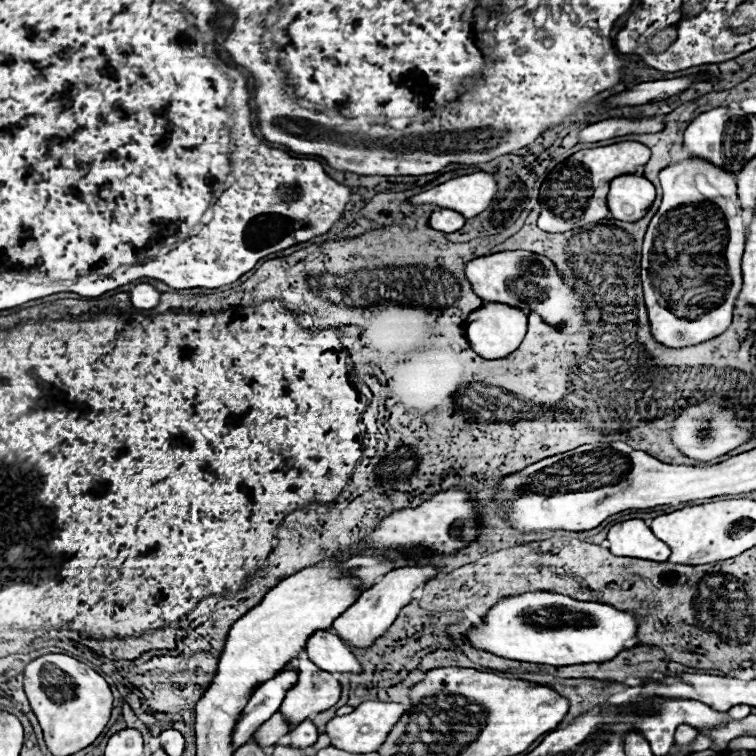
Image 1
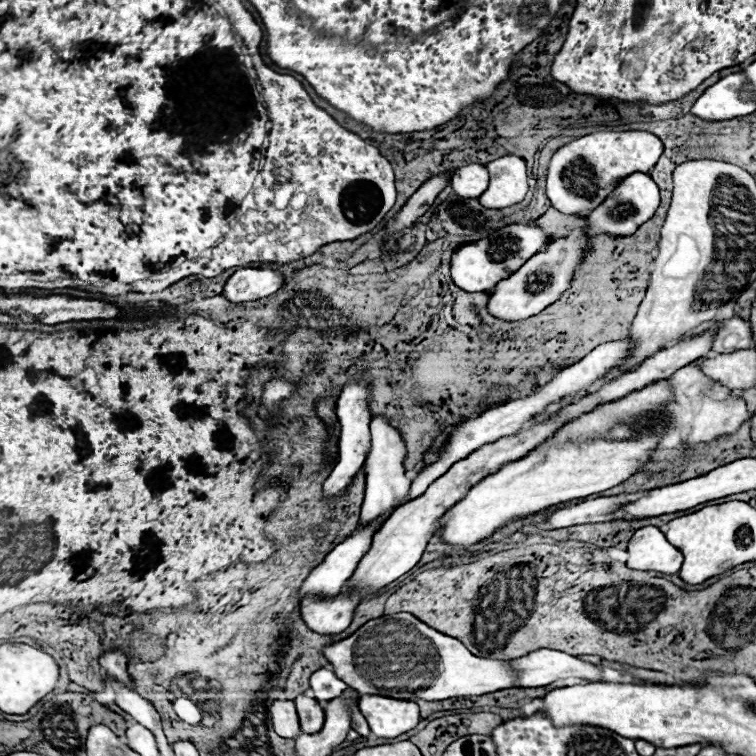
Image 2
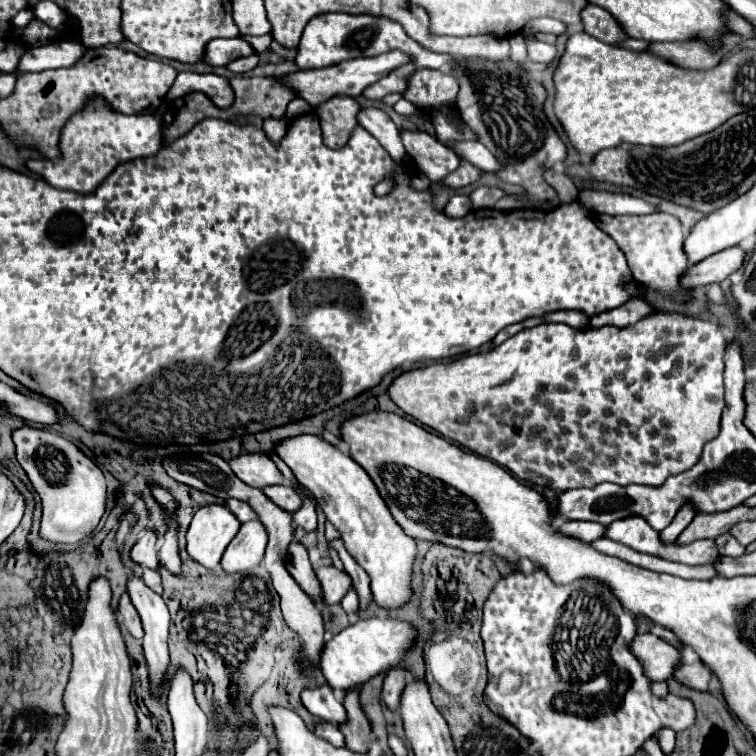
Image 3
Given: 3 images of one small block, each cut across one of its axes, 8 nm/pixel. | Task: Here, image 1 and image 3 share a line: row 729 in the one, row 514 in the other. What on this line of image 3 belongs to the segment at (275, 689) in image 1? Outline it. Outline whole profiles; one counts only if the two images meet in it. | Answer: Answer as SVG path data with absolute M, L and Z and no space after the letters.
M230 498L230 500L226 500L226 506L232 510L232 514L234 514L234 516L236 516L240 522L258 520L256 512L252 512L250 504L246 504L246 502L240 502L240 500L234 500L234 498Z

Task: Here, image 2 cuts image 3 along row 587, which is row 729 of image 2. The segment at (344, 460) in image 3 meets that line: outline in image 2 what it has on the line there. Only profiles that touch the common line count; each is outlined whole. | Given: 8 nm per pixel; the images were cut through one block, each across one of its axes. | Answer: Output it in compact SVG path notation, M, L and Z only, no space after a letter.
M364 694L360 696L358 708L378 738L396 738L420 722L418 704L410 700Z

